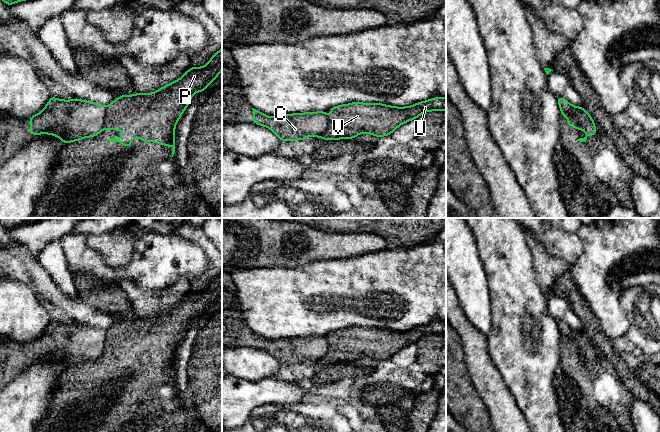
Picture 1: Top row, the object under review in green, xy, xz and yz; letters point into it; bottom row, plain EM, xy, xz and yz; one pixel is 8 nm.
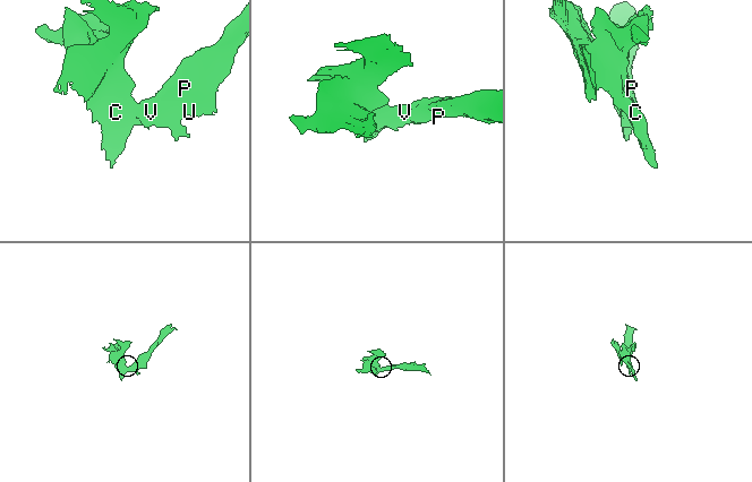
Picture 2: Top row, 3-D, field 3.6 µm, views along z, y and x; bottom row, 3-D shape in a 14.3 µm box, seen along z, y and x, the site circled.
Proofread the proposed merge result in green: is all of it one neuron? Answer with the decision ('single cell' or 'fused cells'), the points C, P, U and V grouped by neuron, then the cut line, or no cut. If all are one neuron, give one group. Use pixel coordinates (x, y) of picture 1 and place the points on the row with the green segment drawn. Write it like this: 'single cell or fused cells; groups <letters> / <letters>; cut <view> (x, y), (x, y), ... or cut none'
fused cells; groups C / P U V; cut xy (106, 106), (103, 127)

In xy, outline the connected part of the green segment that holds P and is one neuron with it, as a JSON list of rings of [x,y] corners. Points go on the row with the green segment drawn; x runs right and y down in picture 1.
[[[222,48],[212,55],[203,67],[191,67],[178,80],[169,83],[154,93],[122,95],[106,106],[104,128],[122,130],[121,138],[109,138],[109,142],[120,142],[130,148],[133,138],[141,138],[144,142],[157,142],[164,146],[172,146],[172,157],[175,153],[175,127],[184,110],[196,92],[203,92],[214,81],[222,70]]]

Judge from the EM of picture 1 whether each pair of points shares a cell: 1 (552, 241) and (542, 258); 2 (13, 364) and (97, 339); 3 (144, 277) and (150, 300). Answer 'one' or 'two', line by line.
1: two
2: one
3: two

